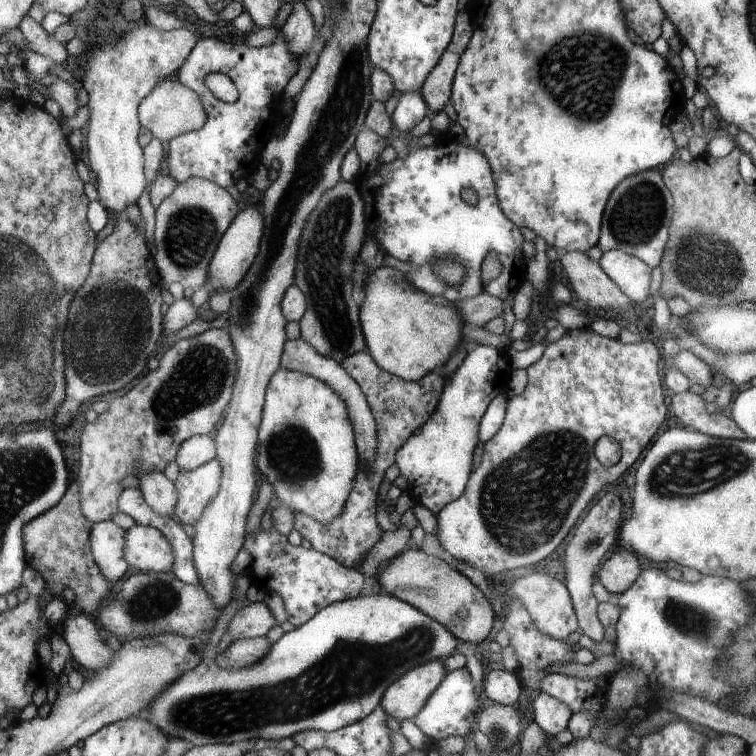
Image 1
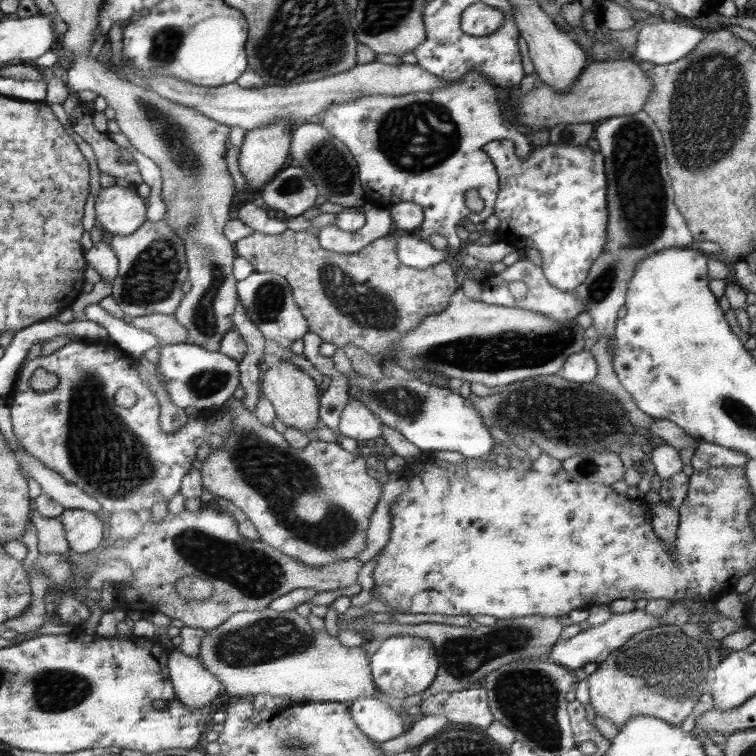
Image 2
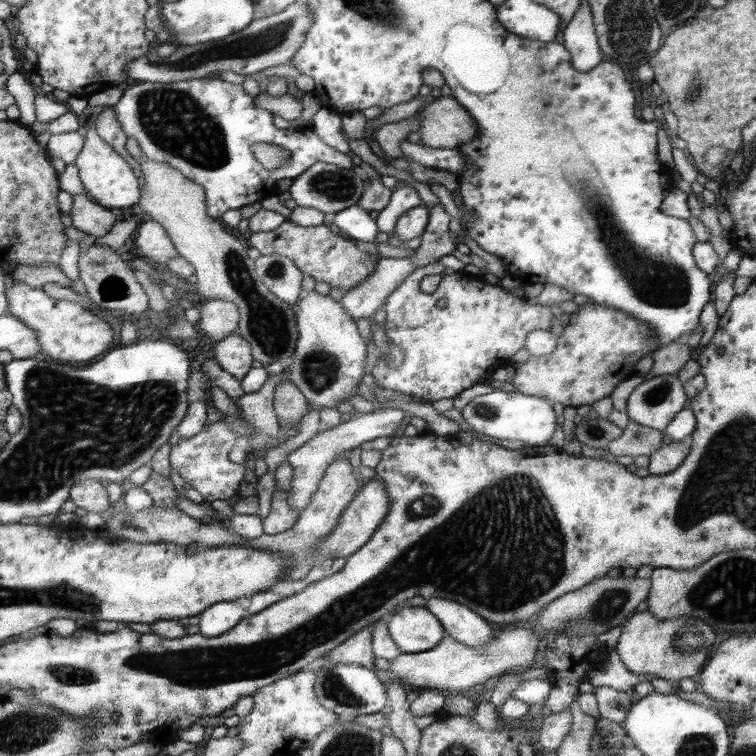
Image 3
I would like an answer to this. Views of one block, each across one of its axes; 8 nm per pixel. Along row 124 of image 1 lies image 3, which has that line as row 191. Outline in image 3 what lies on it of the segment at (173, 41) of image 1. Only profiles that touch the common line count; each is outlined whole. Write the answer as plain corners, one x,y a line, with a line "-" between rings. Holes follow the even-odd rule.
95,119
85,125
85,146
77,159
76,166
79,168
79,176
87,194
106,209
135,208
140,199
141,188
138,186
137,172
119,156
115,149
107,144
106,140
98,133

